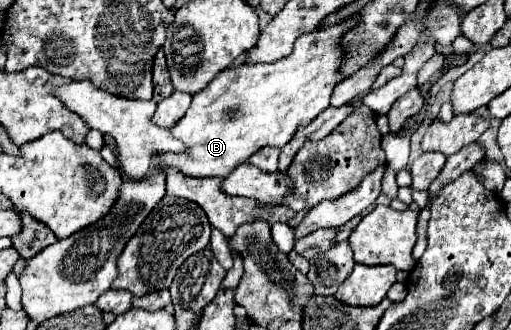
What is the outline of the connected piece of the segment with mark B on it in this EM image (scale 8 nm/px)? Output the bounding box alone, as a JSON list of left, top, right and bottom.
[158,17,358,177]

